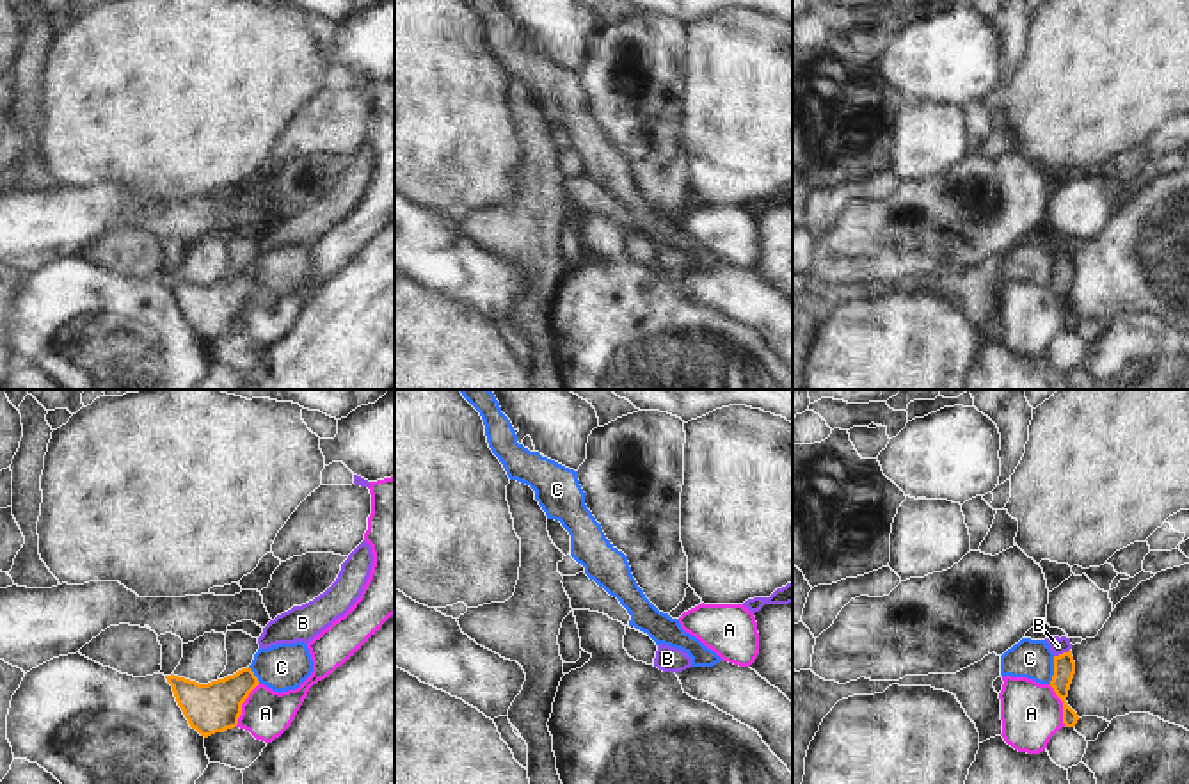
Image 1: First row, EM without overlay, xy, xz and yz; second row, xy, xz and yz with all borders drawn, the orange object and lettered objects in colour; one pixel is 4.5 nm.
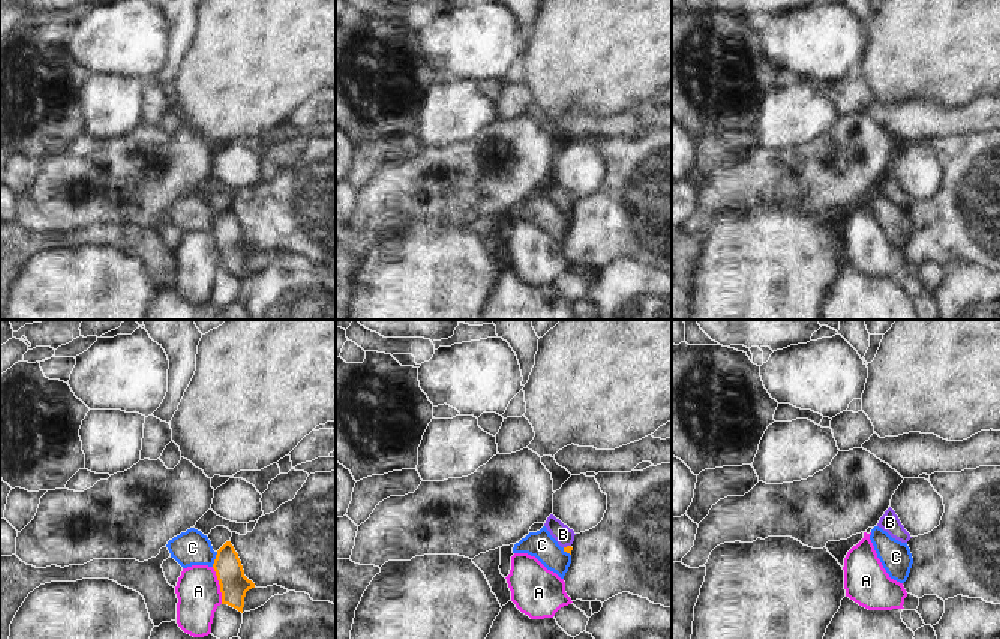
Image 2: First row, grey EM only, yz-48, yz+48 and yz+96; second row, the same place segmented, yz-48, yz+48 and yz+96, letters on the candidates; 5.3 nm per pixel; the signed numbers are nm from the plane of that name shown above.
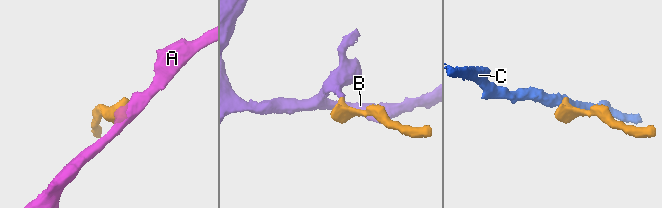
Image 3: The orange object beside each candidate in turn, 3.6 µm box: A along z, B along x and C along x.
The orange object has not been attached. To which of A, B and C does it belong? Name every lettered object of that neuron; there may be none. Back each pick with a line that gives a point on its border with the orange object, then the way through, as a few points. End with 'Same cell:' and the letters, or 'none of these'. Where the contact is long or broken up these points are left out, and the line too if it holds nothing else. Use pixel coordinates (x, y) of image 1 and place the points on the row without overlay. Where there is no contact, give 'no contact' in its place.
B: meets orange in yz at (1063, 255); runs through yz (1063, 267), (1063, 255), (1058, 248)
Same cell: B

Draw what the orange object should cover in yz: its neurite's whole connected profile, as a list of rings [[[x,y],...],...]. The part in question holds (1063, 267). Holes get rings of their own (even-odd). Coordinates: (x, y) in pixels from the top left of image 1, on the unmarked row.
[[[1047,238],[1045,244],[1054,254],[1054,277],[1050,288],[1063,304],[1063,325],[1065,329],[1075,329],[1079,318],[1066,304],[1068,292],[1075,276],[1070,240]]]

